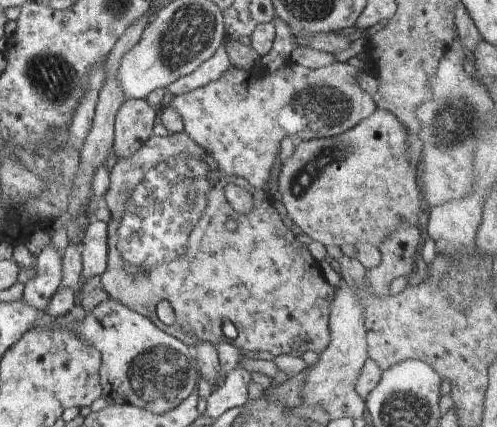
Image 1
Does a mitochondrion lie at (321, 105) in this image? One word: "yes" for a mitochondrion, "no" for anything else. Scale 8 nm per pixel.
yes

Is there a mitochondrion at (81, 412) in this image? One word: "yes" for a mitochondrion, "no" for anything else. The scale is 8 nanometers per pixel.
no

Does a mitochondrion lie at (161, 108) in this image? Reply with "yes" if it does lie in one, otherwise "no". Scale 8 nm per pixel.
no

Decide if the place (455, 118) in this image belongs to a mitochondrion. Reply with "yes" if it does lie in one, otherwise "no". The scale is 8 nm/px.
yes

